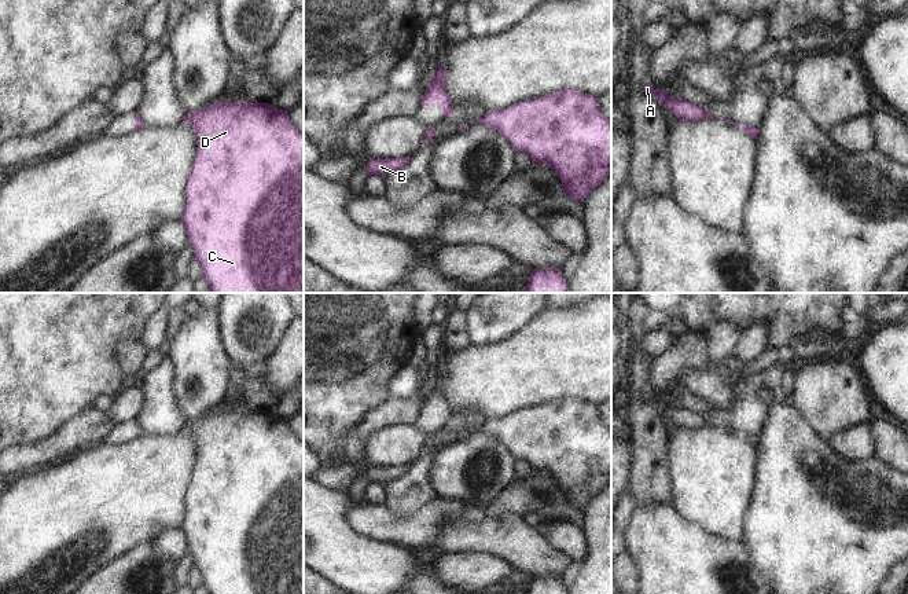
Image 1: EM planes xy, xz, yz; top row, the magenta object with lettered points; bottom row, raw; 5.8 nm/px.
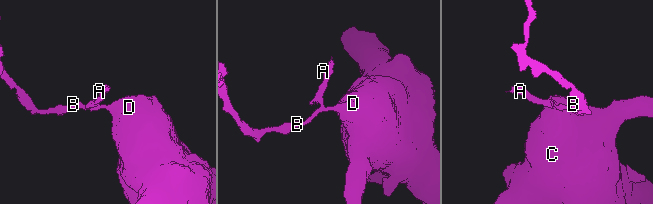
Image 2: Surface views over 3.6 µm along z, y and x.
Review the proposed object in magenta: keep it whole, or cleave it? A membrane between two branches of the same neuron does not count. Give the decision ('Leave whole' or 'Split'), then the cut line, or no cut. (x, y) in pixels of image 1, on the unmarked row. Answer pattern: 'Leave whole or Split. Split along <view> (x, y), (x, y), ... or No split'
Split. Split along xz (451, 418), (444, 425).

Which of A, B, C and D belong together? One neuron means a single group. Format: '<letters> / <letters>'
A / B C D

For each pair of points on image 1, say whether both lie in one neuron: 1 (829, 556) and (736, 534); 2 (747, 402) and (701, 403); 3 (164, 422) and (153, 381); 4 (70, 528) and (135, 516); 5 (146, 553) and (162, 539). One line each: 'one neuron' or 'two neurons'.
1: two neurons
2: two neurons
3: one neuron
4: one neuron
5: two neurons

